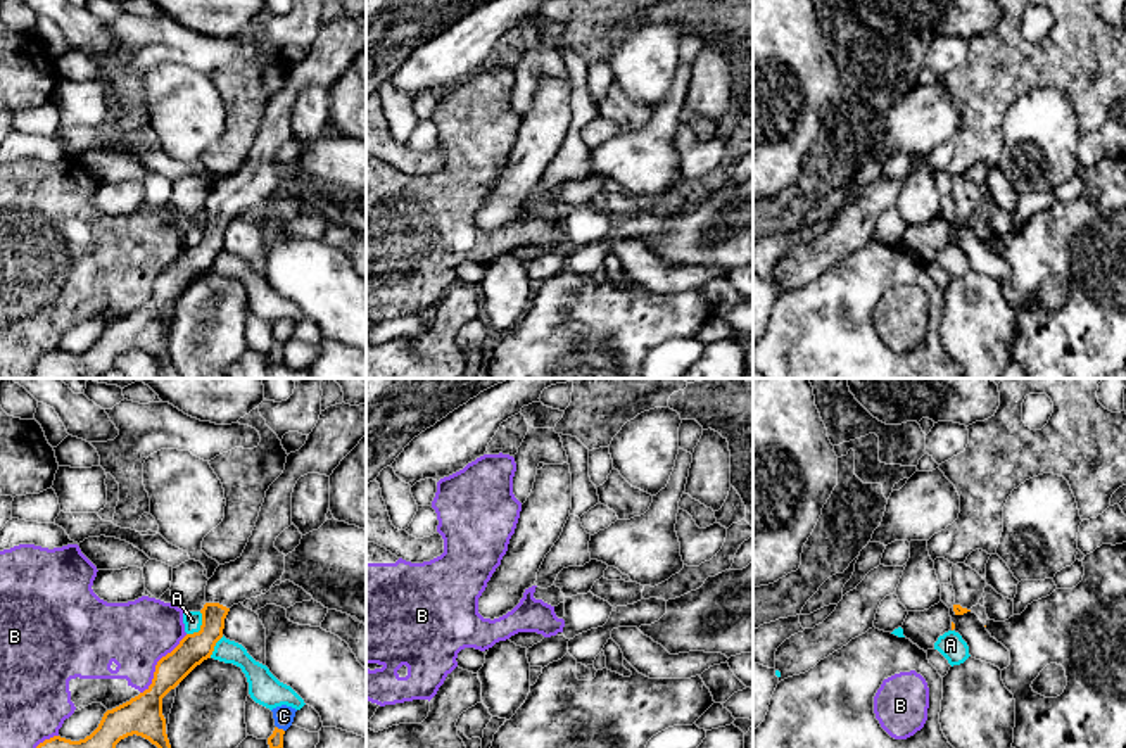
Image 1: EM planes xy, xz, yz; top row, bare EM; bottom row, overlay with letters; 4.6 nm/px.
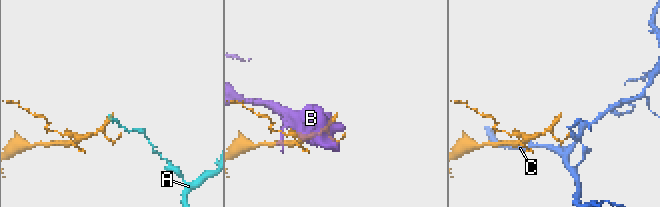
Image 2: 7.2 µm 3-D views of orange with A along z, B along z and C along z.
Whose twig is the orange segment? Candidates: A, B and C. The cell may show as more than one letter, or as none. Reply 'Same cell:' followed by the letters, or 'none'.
Same cell: none

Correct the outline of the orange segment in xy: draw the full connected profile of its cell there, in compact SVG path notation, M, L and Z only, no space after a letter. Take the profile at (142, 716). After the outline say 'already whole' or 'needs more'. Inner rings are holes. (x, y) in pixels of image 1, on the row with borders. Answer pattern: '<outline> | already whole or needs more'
M366 403L335 404L321 411L306 444L287 456L283 473L266 491L256 527L240 558L219 565L206 586L199 632L187 634L162 656L152 684L130 701L107 710L98 727L79 741L60 736L36 748L116 748L128 736L142 736L157 748L171 748L162 715L162 698L197 665L211 658L223 637L225 618L233 605L266 594L285 572L285 555L275 548L276 537L292 525L292 492L307 473L330 477L340 461L366 437Z | needs more

